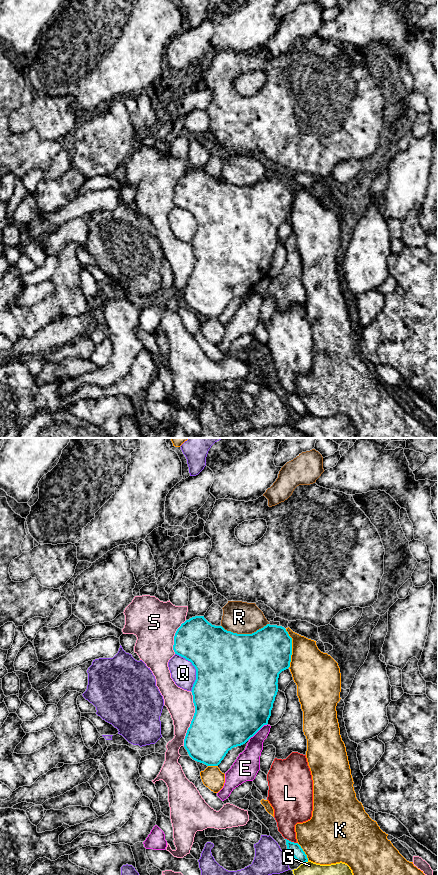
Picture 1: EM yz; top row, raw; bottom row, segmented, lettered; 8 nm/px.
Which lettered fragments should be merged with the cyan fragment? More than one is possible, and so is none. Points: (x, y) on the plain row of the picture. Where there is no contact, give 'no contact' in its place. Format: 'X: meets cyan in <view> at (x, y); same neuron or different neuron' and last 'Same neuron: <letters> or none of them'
E: meets cyan in yz at (257, 283); different neuron
G: meets cyan in yz at (304, 414); different neuron
K: meets cyan in yz at (291, 200); different neuron
L: meets cyan in yz at (290, 393); different neuron
Q: meets cyan in yz at (195, 220); different neuron
R: meets cyan in yz at (244, 186); different neuron
S: meets cyan in yz at (193, 270); different neuron
Same neuron: none of them

